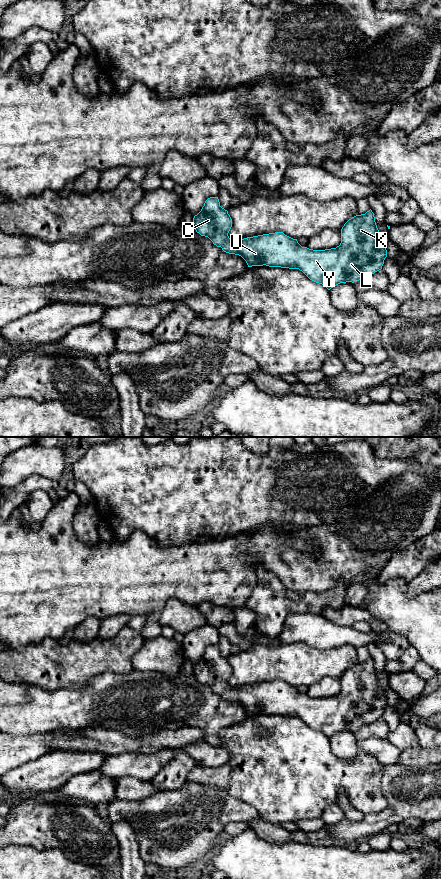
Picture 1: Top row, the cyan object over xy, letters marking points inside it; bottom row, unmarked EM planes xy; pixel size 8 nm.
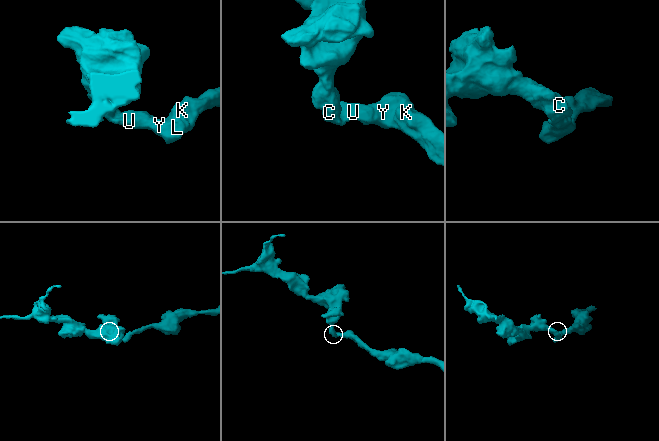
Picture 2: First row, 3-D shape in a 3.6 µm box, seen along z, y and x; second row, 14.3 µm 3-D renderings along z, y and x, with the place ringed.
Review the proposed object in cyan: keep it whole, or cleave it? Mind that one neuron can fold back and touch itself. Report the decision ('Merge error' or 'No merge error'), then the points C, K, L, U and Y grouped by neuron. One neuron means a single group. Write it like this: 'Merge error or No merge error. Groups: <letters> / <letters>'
No merge error. Groups: C K L U Y

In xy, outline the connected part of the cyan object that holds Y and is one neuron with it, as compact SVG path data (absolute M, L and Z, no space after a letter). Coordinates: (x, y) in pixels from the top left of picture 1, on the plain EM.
M218 645L208 646L201 659L193 666L193 675L201 684L208 685L214 693L229 702L241 704L248 715L269 714L299 717L310 728L322 732L328 738L340 731L357 730L382 717L387 705L386 695L379 684L374 661L370 657L365 662L349 667L341 677L341 691L336 696L313 698L302 695L297 687L283 680L263 682L240 688L230 687L228 681L232 667L228 659L220 654Z

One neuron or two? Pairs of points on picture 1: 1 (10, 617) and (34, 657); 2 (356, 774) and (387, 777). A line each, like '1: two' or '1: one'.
1: two
2: two

